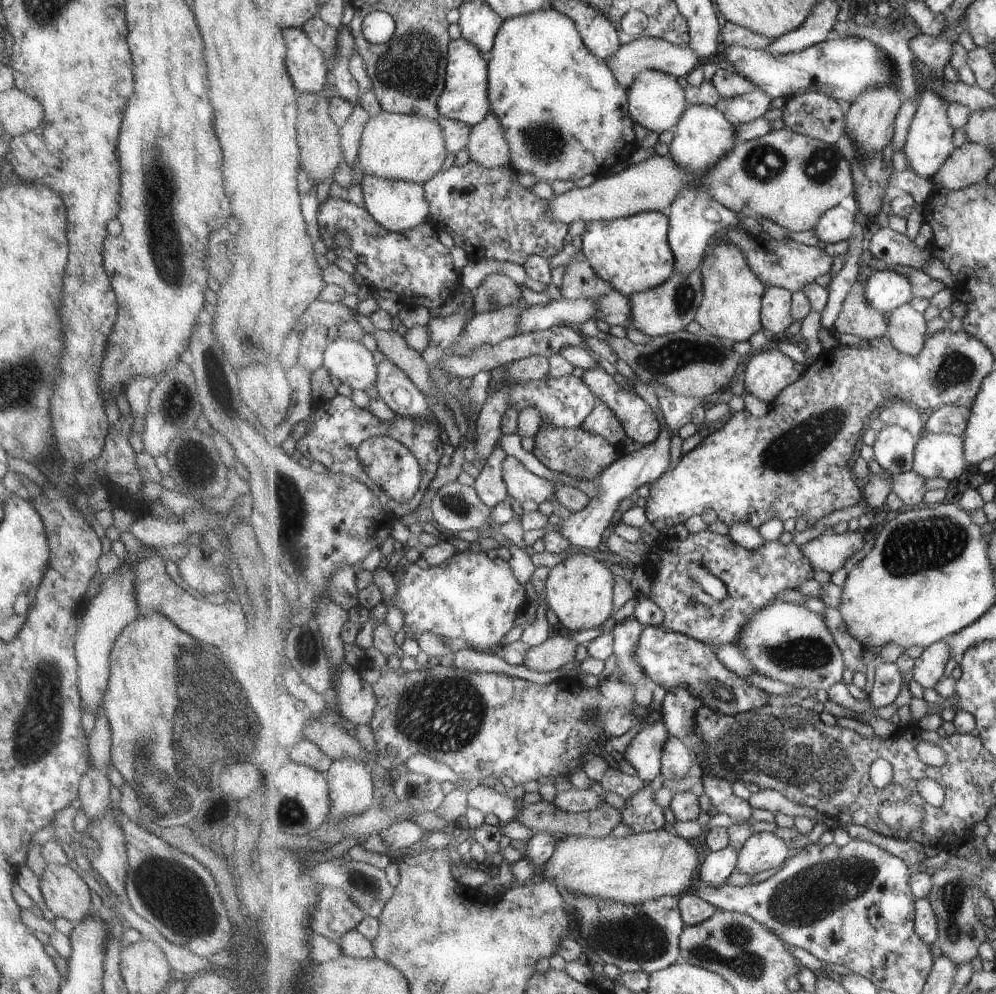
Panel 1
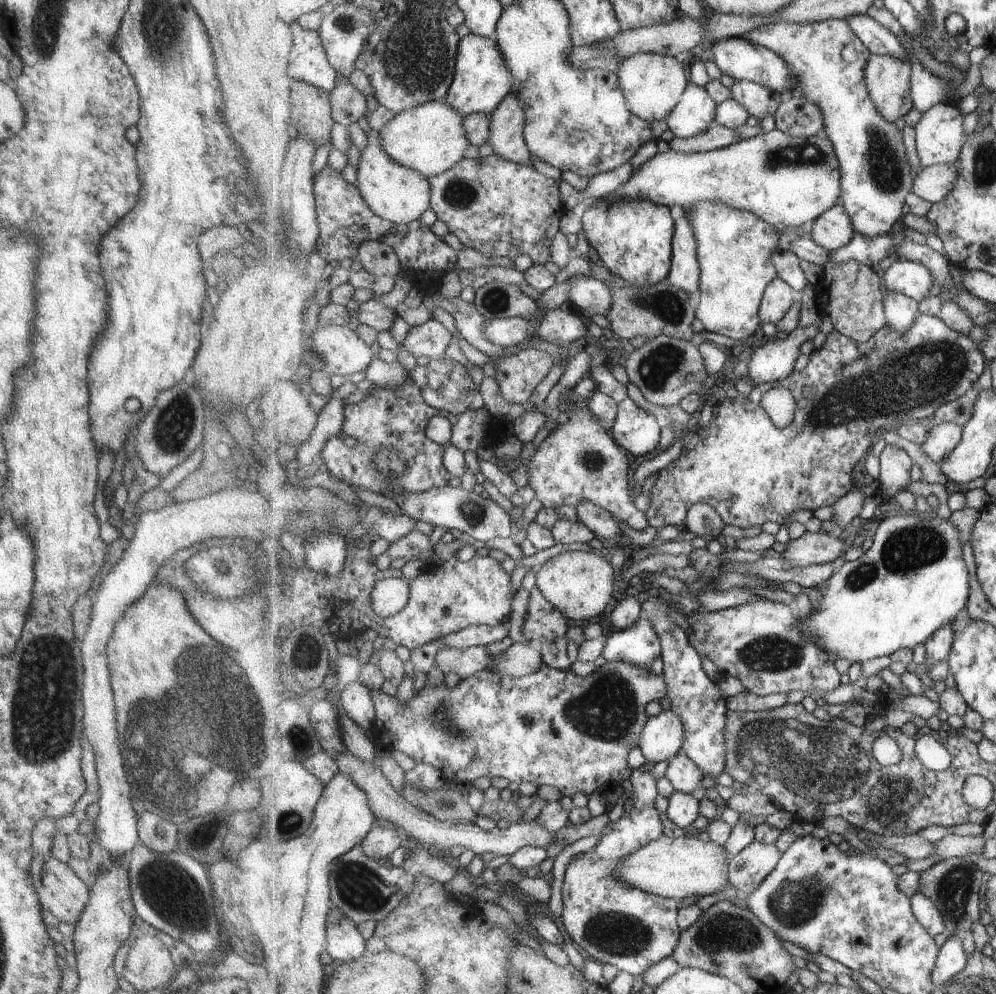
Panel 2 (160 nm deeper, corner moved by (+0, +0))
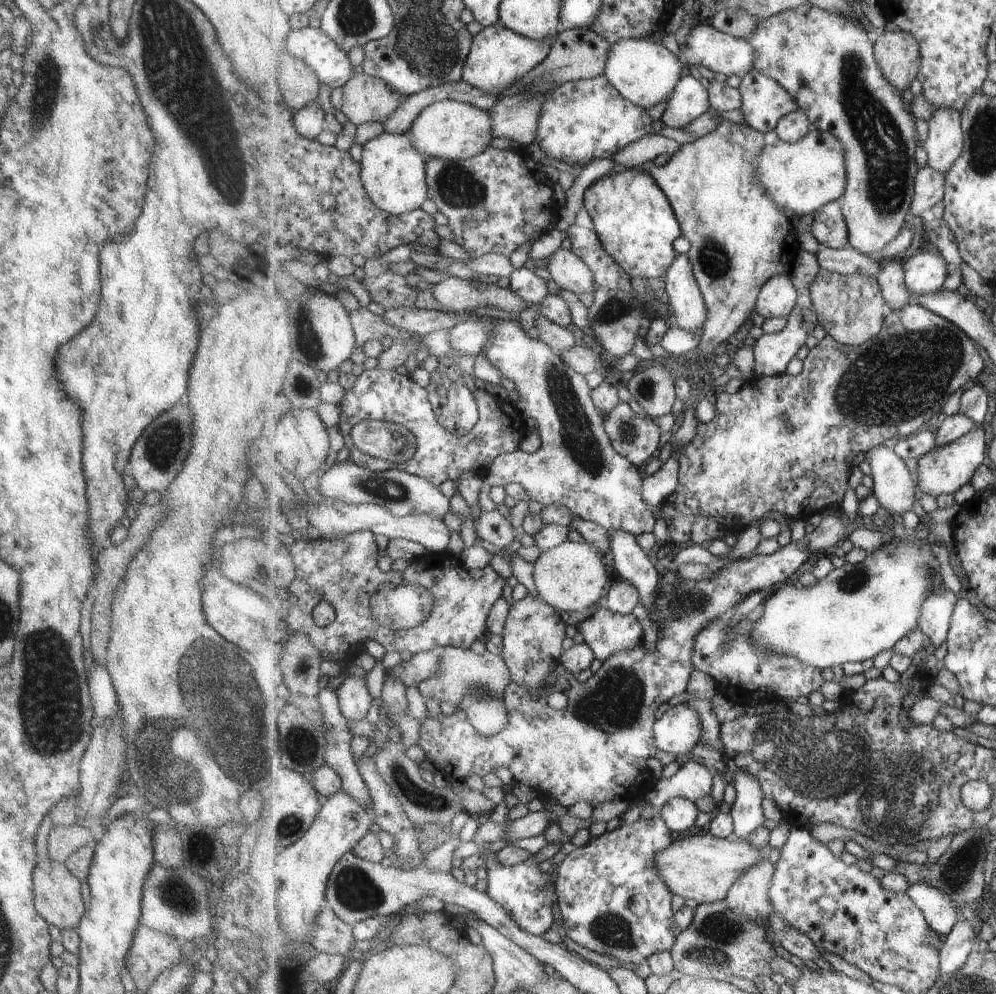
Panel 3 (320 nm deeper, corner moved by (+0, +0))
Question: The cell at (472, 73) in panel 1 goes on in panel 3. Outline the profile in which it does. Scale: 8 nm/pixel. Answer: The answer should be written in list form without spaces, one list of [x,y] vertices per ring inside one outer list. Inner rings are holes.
[[[500,22],[484,27],[474,36],[472,51],[466,60],[462,79],[482,91],[502,96],[514,84],[522,81],[529,71],[543,63],[548,58],[553,45],[554,42],[551,39],[538,41],[519,34]]]

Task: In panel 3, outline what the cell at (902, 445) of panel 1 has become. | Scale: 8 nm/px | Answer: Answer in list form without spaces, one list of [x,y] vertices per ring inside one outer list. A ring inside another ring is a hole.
[[[879,445],[864,454],[873,480],[872,494],[880,506],[891,512],[892,523],[913,510],[917,500],[916,476],[909,472],[905,459],[895,449]]]

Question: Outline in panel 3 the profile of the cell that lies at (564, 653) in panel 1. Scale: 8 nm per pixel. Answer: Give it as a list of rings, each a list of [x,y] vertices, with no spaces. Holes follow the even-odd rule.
[[[444,647],[438,651],[442,656],[438,671],[417,684],[420,694],[437,703],[447,700],[456,710],[465,711],[476,731],[482,735],[496,735],[507,728],[510,716],[504,694],[513,677],[503,656],[489,650],[475,653],[463,647]]]

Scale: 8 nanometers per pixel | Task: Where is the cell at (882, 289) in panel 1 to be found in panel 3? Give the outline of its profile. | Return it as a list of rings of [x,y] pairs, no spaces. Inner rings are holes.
[[[928,251],[905,260],[906,285],[916,293],[930,293],[943,289],[949,276],[949,263],[939,252]]]

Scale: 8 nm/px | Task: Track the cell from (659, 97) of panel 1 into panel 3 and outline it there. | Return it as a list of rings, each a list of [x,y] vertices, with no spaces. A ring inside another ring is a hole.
[[[646,37],[619,39],[611,45],[604,75],[627,100],[637,106],[649,108],[663,100],[669,100],[680,82],[681,70],[689,72],[682,60],[660,41]]]

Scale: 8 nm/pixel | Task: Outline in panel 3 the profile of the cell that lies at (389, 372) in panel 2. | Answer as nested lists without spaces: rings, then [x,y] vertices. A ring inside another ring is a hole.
[[[359,308],[349,312],[351,326],[355,330],[355,350],[350,360],[354,363],[365,362],[365,351],[363,344],[369,340],[381,341],[385,336],[392,339],[392,344],[416,344],[420,336],[413,332],[402,331],[389,322],[383,316],[375,315],[366,308]]]

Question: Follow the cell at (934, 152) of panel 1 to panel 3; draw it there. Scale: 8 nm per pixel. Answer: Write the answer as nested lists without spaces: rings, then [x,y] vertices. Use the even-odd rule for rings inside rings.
[[[952,108],[937,109],[928,126],[927,140],[923,146],[928,155],[927,164],[947,174],[964,151],[962,112]]]

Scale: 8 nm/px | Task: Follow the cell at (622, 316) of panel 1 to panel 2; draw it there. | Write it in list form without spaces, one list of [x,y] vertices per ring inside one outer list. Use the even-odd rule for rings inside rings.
[[[571,275],[565,282],[573,307],[585,316],[606,316],[615,306],[615,292],[610,289],[609,284],[601,282],[597,277]]]

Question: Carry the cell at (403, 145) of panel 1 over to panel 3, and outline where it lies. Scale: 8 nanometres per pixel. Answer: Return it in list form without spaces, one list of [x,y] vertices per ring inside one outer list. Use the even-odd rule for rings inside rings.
[[[451,99],[437,101],[420,112],[410,130],[417,150],[428,161],[437,157],[447,161],[464,161],[480,155],[491,147],[494,135],[493,119],[488,110]]]

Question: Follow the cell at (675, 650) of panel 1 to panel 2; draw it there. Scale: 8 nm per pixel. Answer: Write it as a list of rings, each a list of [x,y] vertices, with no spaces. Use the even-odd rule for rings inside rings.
[[[643,617],[624,629],[615,626],[609,618],[601,619],[600,624],[603,628],[608,627],[606,637],[602,637],[605,643],[602,656],[607,661],[650,666],[655,658],[663,655],[656,628]]]

